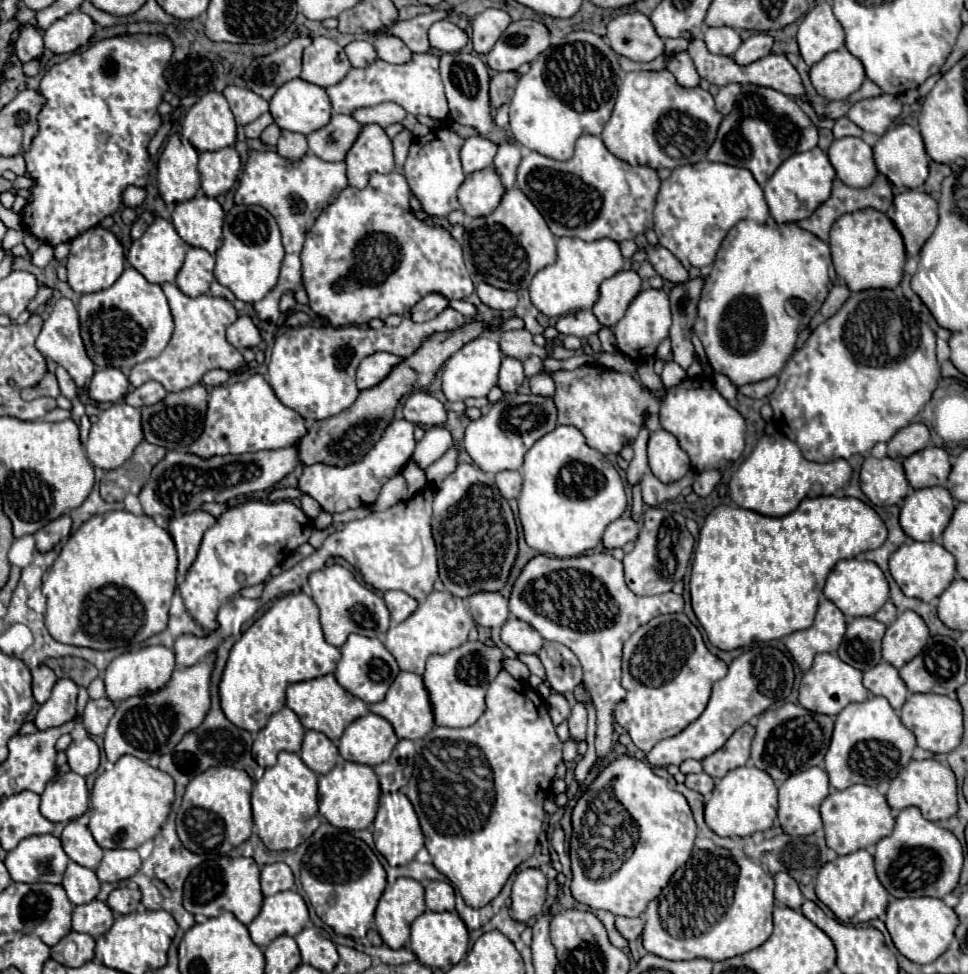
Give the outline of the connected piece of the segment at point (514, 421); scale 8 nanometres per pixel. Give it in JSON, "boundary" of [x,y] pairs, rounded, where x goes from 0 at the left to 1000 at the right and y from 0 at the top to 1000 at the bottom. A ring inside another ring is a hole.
{"boundary":[[[534,405],[534,417],[524,409],[511,413],[507,421],[495,431],[485,433],[478,450],[478,458],[489,474],[499,483],[513,487],[518,483],[534,483],[540,476],[544,462],[565,444],[575,437],[575,421],[569,409],[559,409],[551,405]]]}

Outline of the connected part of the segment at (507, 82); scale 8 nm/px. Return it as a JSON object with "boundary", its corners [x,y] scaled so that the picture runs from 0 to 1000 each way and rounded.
{"boundary":[[[518,74],[518,76],[511,76],[511,78],[507,80],[505,101],[507,101],[507,111],[509,111],[509,113],[518,111],[520,107],[524,107],[524,105],[528,103],[532,86],[534,86],[532,74]]]}

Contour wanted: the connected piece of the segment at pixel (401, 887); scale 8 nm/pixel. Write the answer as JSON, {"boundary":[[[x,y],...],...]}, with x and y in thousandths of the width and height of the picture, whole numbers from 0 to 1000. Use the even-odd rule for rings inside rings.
{"boundary":[[[410,901],[410,906],[396,916],[396,920],[392,924],[392,930],[387,934],[387,951],[389,951],[389,957],[394,959],[396,967],[404,975],[412,975],[412,973],[418,971],[418,967],[423,965],[425,947],[439,936],[437,918],[439,918],[437,910],[427,901]]]}

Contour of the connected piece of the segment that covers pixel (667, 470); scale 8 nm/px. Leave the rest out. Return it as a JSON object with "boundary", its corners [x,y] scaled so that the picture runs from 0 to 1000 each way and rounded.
{"boundary":[[[679,441],[668,454],[670,480],[683,495],[697,495],[712,483],[712,468],[701,460],[699,450],[687,441]]]}

